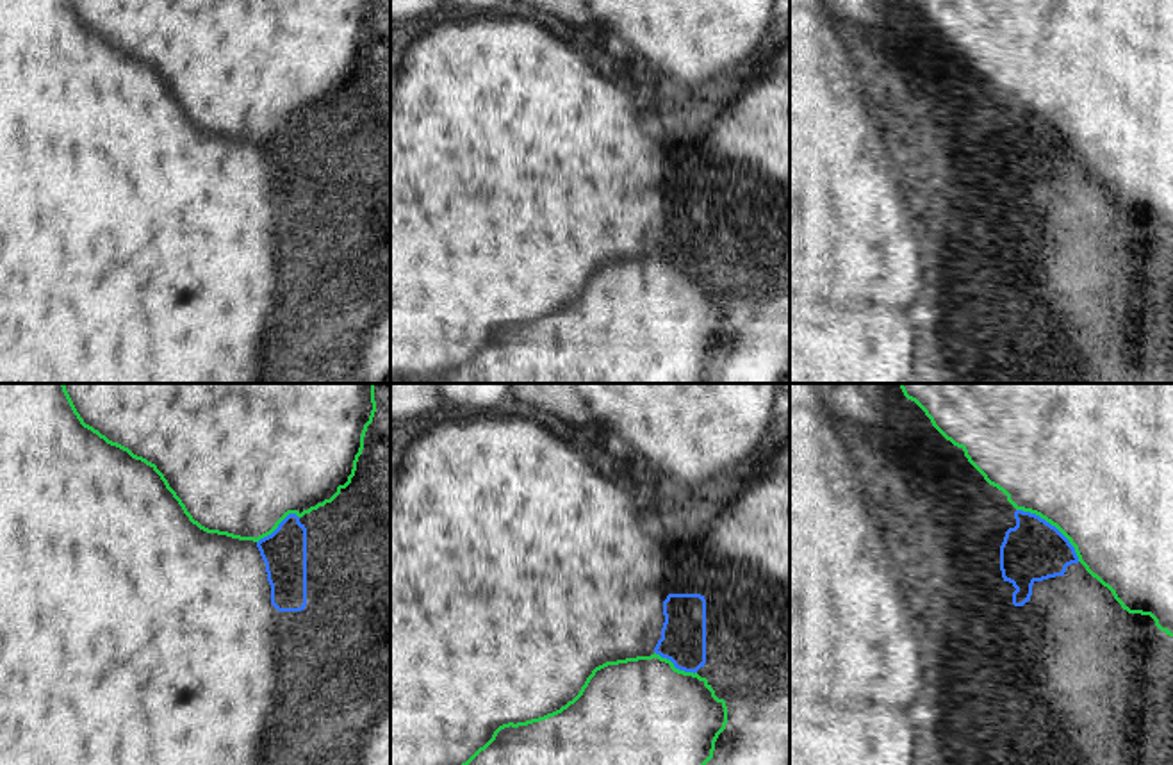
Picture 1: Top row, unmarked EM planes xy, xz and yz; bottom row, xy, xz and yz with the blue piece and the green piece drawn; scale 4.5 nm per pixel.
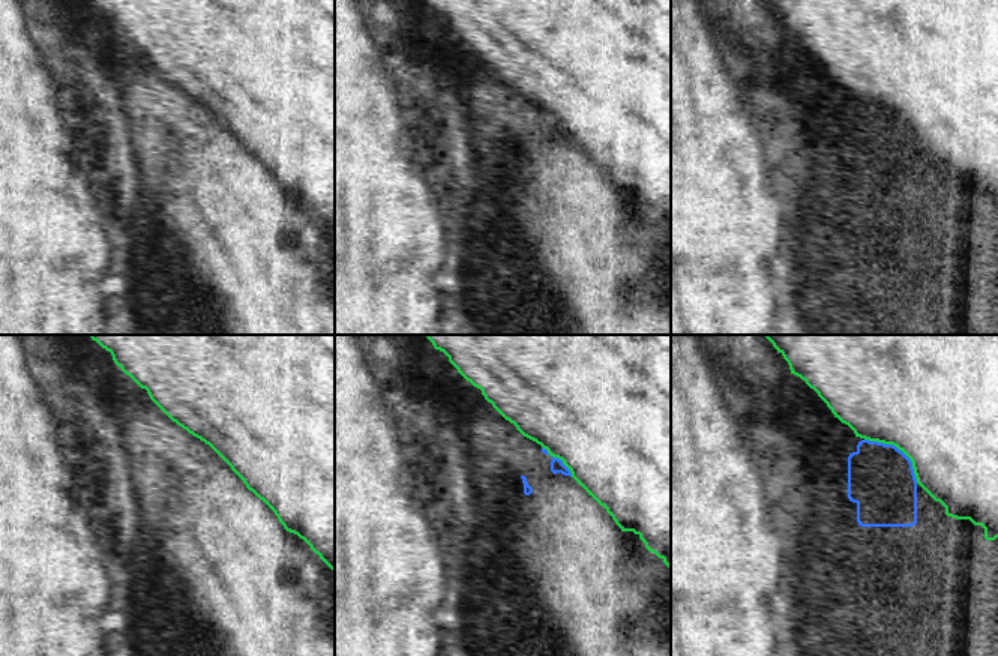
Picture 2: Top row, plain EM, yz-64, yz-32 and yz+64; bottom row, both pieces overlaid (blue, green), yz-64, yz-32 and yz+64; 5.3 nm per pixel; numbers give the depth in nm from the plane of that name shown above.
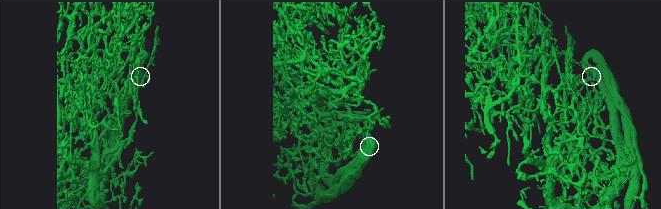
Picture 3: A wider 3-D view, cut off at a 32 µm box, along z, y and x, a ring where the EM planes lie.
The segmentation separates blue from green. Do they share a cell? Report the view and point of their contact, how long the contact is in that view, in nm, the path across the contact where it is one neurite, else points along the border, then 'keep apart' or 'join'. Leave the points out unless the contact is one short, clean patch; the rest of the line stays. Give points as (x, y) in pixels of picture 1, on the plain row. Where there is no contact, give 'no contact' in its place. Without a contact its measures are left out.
meets blue in yz at (1050, 125); contact 380 nm long; border along yz (1017, 109), (1034, 113), (1049, 122), (1068, 141), (1079, 161); keep apart

